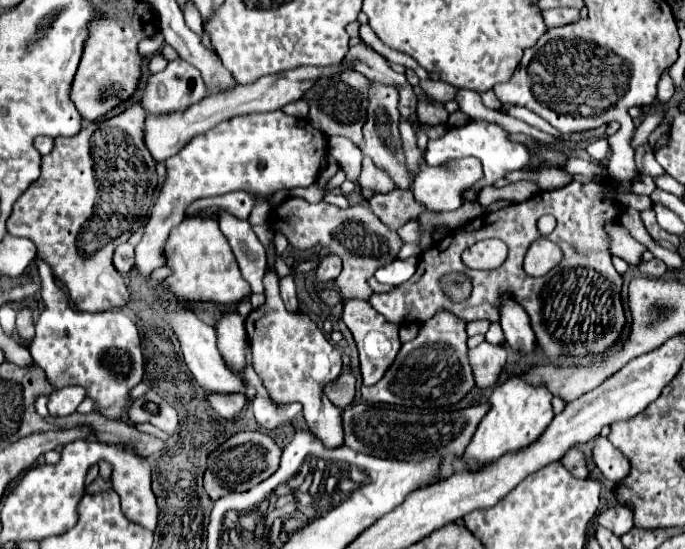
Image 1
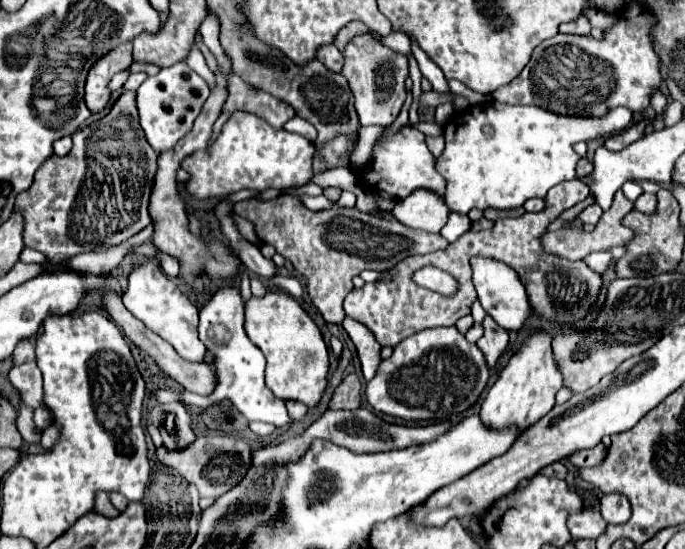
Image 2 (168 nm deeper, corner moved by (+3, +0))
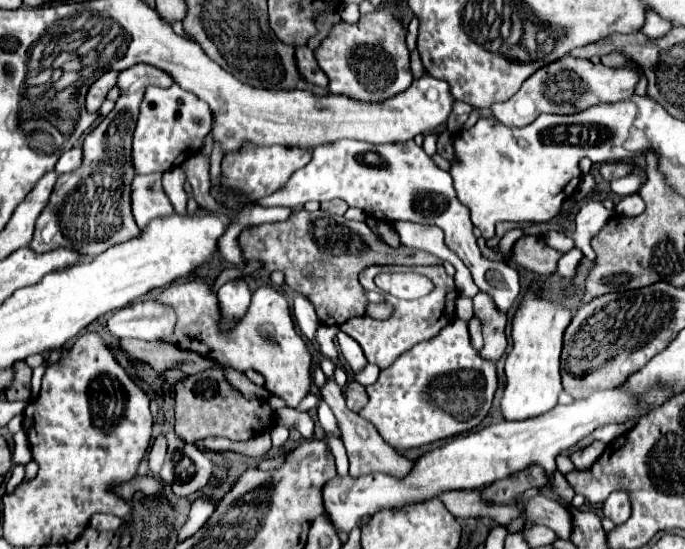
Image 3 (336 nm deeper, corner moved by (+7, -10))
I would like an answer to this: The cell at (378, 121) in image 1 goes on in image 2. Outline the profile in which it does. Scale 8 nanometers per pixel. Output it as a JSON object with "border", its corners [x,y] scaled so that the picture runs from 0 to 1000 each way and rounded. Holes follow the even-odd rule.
{"border":[[[521,64],[515,67],[504,93],[504,122],[501,137],[509,148],[509,158],[515,166],[517,193],[524,209],[527,228],[553,228],[565,231],[577,220],[577,213],[585,202],[585,191],[591,184],[591,144],[597,137],[594,129],[594,104],[553,82],[542,64]]]}

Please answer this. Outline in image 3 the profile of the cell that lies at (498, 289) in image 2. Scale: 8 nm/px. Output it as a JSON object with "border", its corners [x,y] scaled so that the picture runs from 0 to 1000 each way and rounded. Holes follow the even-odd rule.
{"border":[[[498,253],[498,260],[486,260],[486,268],[460,268],[454,282],[454,293],[442,308],[431,311],[419,337],[413,337],[399,355],[378,362],[375,373],[413,373],[434,381],[448,366],[469,370],[501,362],[509,377],[524,377],[553,403],[603,403],[638,410],[650,421],[650,443],[655,454],[661,454],[688,494],[693,517],[720,541],[731,566],[743,566],[743,559],[755,548],[761,530],[755,494],[739,477],[705,468],[691,428],[685,381],[667,362],[658,319],[644,311],[606,257],[545,264]]]}

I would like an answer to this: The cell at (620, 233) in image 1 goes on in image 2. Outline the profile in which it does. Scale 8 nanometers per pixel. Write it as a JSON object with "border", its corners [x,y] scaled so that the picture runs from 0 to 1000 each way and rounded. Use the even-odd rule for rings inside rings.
{"border":[[[904,344],[898,352],[898,359],[895,359],[892,381],[877,392],[877,399],[874,399],[874,406],[869,410],[866,421],[854,421],[848,399],[842,395],[836,403],[836,410],[813,417],[813,421],[804,421],[804,424],[796,424],[793,428],[793,454],[799,454],[801,461],[813,461],[813,464],[819,464],[825,472],[851,472],[851,468],[857,468],[860,461],[869,461],[869,457],[889,457],[892,450],[912,450],[918,443],[918,435],[924,435],[924,421],[909,410],[909,395],[921,381],[924,381],[924,370]]]}

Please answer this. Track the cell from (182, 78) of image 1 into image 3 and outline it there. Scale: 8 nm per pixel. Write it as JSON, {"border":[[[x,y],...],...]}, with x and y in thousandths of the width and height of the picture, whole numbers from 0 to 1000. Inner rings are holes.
{"border":[[[250,155],[247,162],[218,158],[206,188],[203,220],[194,242],[191,293],[200,319],[241,315],[261,304],[270,290],[288,282],[296,271],[296,253],[308,239],[308,202],[305,191],[288,180],[282,169]]]}

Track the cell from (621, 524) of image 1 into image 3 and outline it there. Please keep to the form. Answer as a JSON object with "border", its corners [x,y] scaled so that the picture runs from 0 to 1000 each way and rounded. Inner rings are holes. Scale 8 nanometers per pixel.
{"border":[[[898,894],[889,902],[889,909],[880,916],[880,934],[889,942],[898,956],[907,956],[921,938],[921,909],[915,894]]]}

